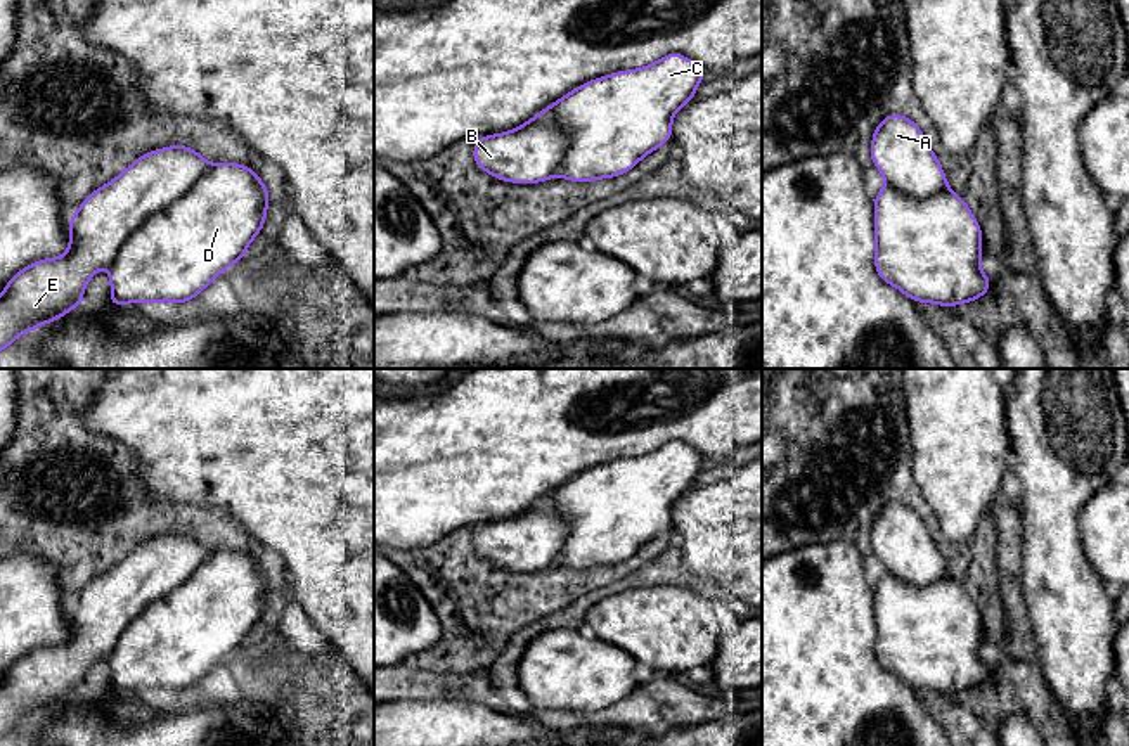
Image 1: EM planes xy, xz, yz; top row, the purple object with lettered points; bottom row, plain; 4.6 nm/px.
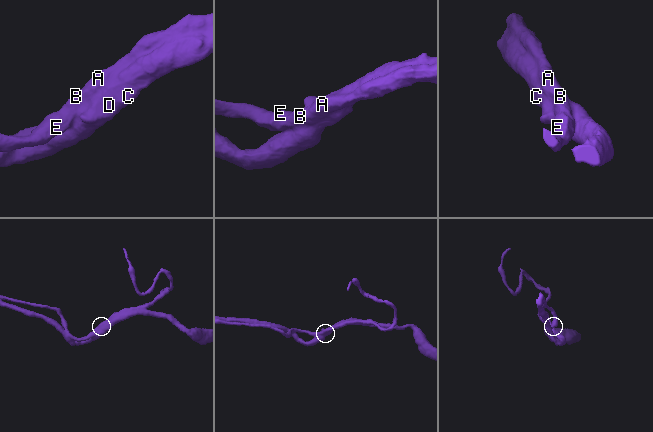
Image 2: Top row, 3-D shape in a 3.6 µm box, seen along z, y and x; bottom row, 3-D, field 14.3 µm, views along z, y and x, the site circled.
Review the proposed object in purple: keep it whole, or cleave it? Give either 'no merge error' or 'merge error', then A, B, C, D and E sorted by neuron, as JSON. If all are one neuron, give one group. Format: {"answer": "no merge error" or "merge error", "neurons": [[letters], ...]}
{"answer": "no merge error", "neurons": [["A", "B", "C", "D", "E"]]}

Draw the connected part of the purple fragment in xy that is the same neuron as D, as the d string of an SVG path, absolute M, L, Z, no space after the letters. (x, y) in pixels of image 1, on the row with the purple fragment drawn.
M170 145L142 154L114 180L87 196L69 218L69 249L59 258L31 263L10 277L0 294L0 351L26 331L61 318L80 303L95 272L109 267L111 306L123 303L187 303L211 284L227 267L246 256L249 242L267 218L270 196L260 177L244 164L210 164L187 145Z

